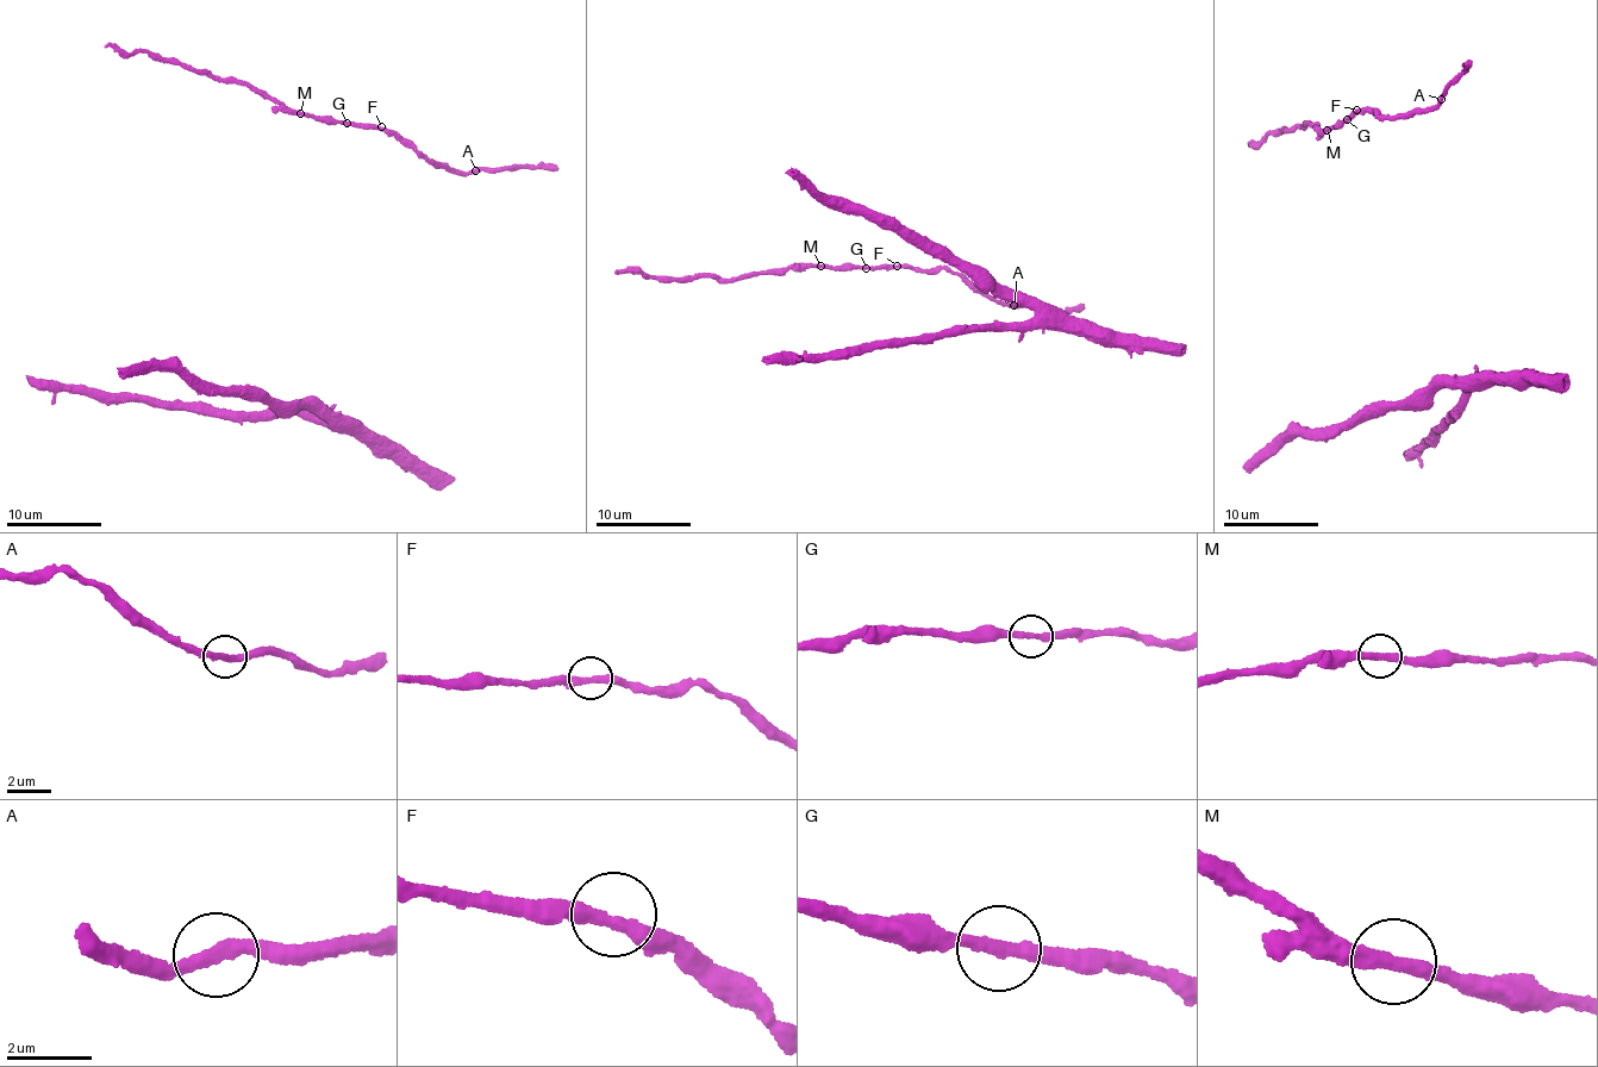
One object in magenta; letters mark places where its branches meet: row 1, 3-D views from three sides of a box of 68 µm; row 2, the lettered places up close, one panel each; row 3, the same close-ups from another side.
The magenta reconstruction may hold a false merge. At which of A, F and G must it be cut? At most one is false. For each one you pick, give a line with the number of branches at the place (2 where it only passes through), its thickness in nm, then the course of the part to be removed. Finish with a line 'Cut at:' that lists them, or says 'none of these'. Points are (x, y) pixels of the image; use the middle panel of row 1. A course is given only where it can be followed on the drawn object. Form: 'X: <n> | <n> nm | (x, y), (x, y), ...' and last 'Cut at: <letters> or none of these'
Cut at: none of these

